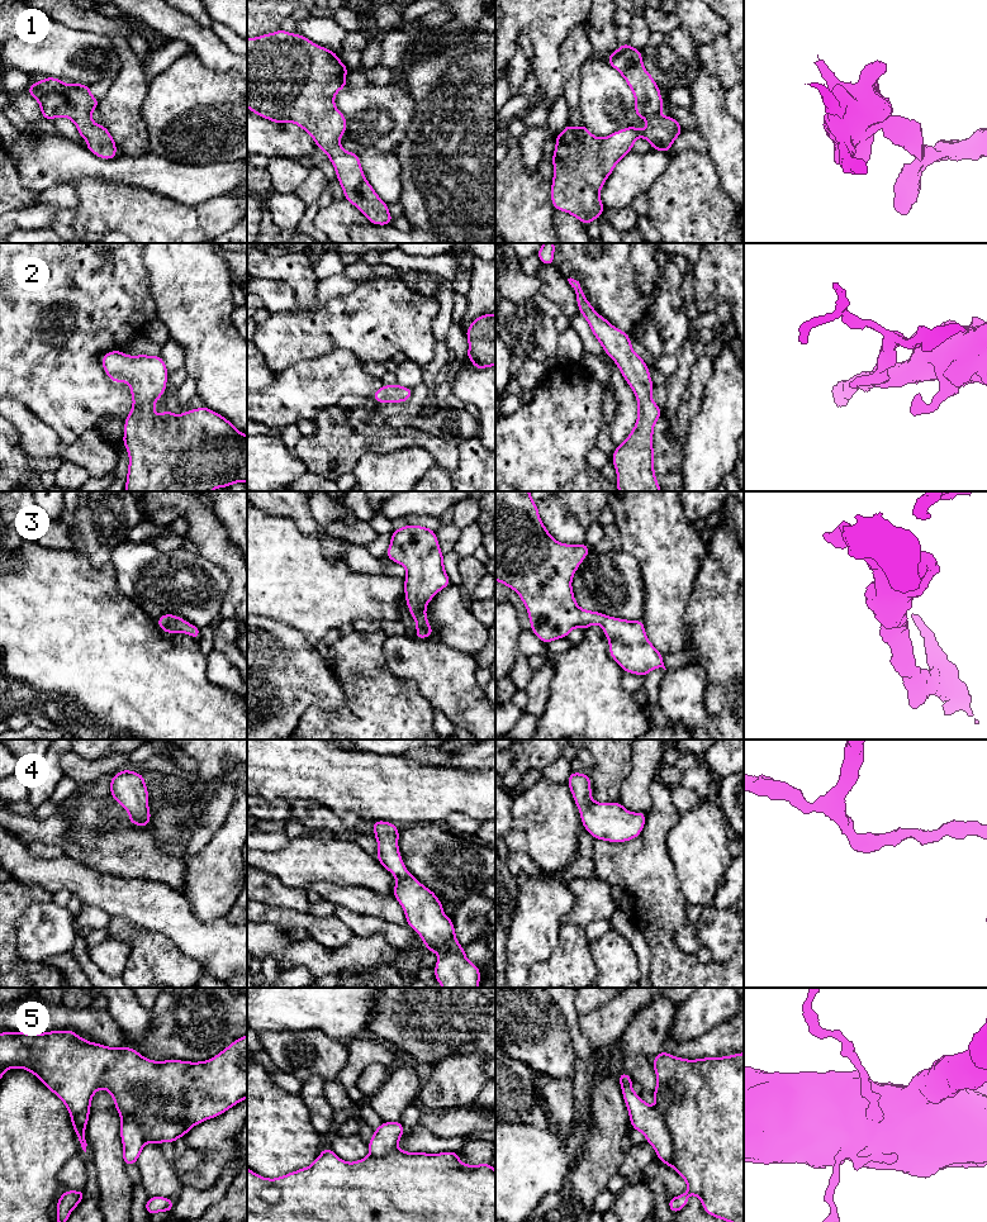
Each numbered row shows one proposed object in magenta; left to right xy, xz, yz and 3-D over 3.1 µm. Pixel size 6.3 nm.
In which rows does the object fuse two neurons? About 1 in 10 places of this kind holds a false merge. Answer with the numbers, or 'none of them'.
none of them

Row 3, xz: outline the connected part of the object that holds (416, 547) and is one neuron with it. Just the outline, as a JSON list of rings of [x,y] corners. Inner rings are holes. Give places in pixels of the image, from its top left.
[[[404,526],[392,533],[385,556],[407,570],[404,596],[417,624],[413,638],[432,637],[426,608],[435,595],[451,584],[443,566],[443,553],[433,529],[421,526]]]

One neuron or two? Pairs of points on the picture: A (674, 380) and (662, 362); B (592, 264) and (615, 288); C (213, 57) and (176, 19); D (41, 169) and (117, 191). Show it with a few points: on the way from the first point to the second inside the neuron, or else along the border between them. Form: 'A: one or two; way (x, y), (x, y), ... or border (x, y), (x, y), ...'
A: two; border (682, 347), (678, 355), (678, 365), (667, 377)
B: one; way (598, 270), (608, 281)
C: one; way (205, 48), (185, 28)
D: two; border (108, 181), (80, 179), (72, 185)

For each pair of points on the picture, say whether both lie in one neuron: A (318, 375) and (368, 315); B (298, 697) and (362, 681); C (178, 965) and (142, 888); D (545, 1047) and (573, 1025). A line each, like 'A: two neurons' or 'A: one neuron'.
A: two neurons
B: two neurons
C: two neurons
D: two neurons

